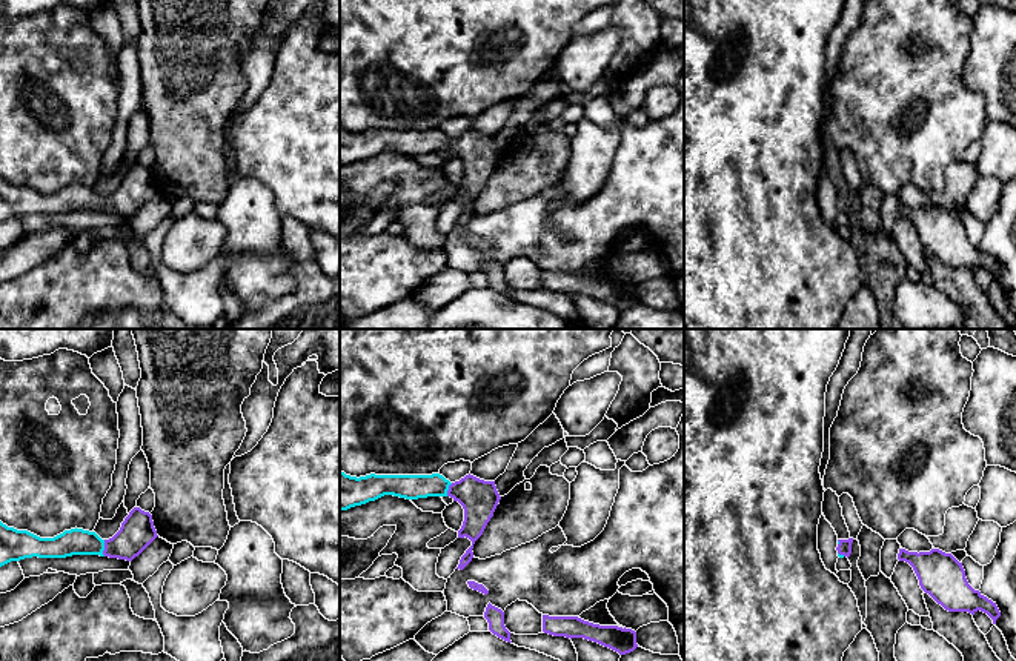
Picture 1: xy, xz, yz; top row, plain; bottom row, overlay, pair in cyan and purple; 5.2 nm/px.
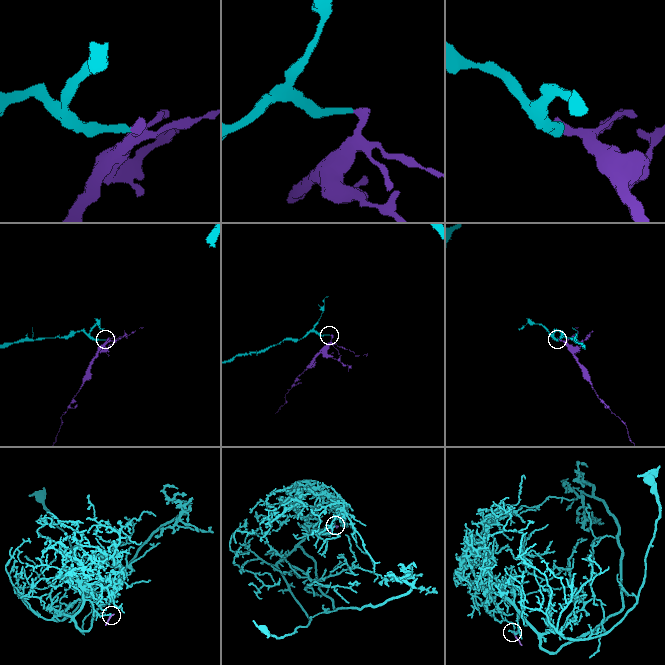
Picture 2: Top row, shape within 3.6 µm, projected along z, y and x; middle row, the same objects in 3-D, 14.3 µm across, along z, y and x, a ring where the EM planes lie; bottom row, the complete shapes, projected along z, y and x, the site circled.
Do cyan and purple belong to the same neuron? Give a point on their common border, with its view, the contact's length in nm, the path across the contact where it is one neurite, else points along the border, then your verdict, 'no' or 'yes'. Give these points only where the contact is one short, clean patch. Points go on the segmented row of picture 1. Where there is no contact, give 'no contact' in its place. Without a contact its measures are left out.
xy (103, 548) | 90 nm | across xy (76, 541), (103, 548), (122, 546), (137, 531) | yes

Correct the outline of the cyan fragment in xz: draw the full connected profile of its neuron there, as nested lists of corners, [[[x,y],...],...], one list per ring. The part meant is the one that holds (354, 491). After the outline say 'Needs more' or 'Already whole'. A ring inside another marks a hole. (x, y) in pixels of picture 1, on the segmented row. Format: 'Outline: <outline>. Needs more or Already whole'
Outline: [[[340,470],[340,512],[375,501],[384,495],[406,500],[450,497],[464,509],[458,538],[469,538],[472,546],[461,556],[457,569],[463,570],[473,558],[473,544],[483,535],[501,500],[495,481],[466,475],[450,483],[440,473],[432,475],[366,475],[350,477]]]. Needs more

